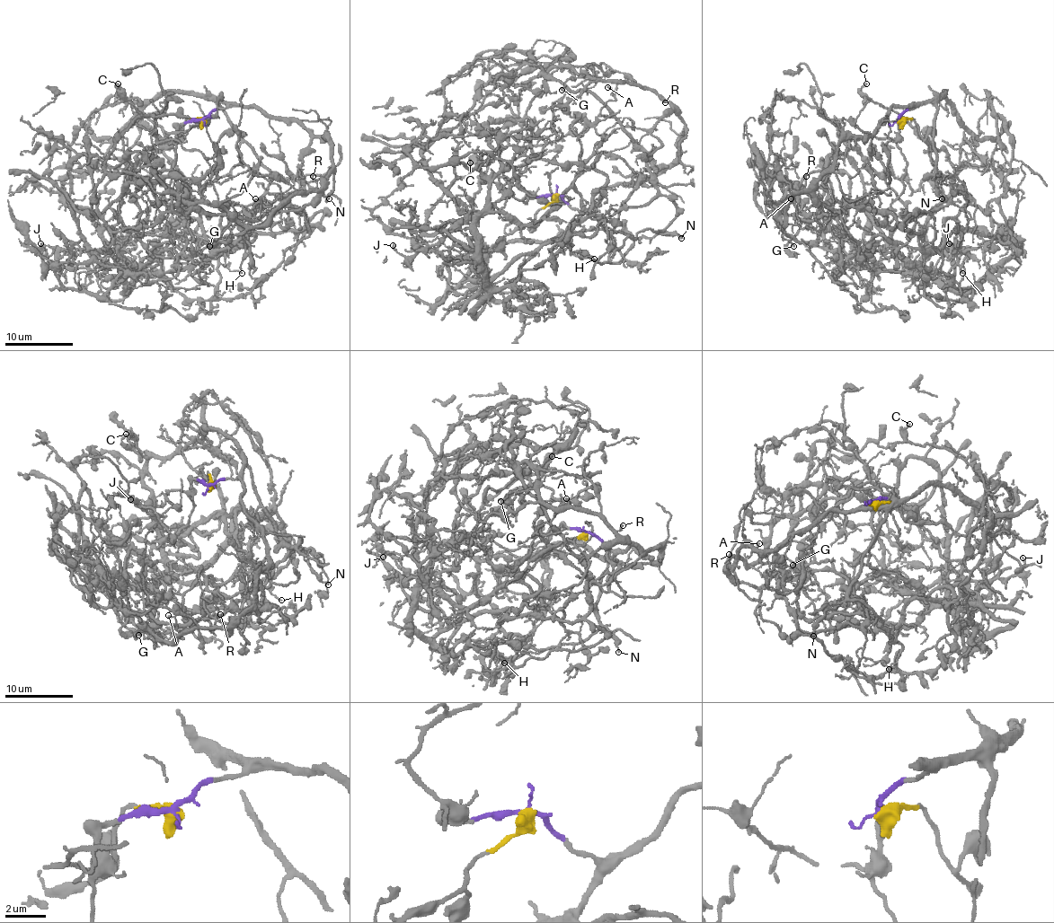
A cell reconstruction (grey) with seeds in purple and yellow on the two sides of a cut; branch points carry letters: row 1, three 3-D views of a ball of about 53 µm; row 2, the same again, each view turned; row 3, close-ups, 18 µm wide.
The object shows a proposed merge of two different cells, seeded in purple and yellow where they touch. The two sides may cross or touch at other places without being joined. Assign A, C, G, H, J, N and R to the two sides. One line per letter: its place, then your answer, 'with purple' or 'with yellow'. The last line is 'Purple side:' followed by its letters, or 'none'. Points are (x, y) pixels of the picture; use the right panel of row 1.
A: (791, 198) | with purple
C: (866, 83) | with yellow
G: (793, 246) | with purple
H: (962, 273) | with purple
J: (949, 243) | with yellow
N: (942, 198) | with purple
R: (806, 176) | with purple
Purple side: A, G, H, N, R

